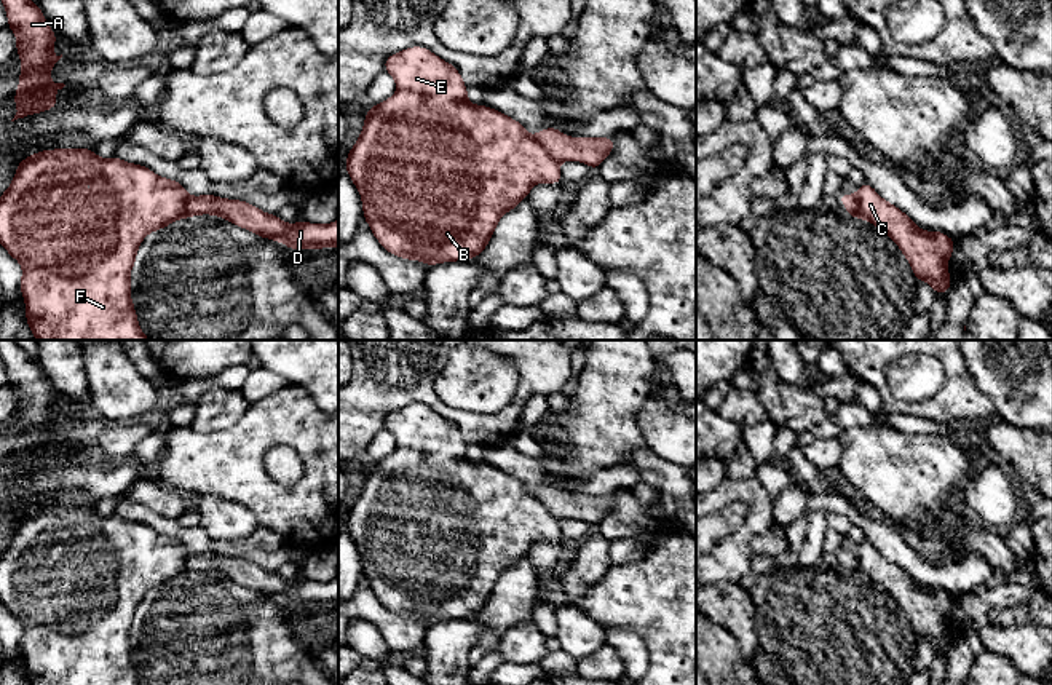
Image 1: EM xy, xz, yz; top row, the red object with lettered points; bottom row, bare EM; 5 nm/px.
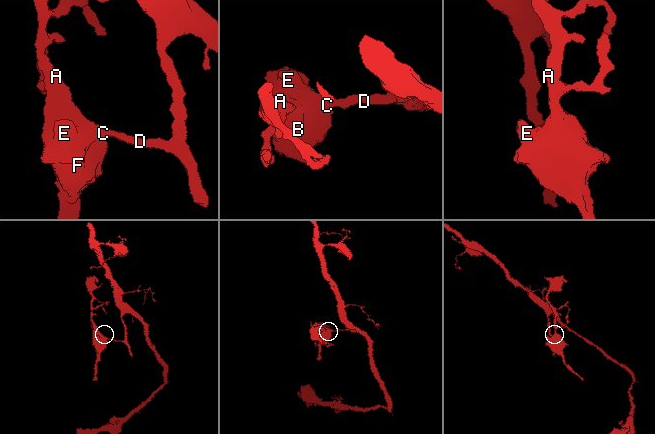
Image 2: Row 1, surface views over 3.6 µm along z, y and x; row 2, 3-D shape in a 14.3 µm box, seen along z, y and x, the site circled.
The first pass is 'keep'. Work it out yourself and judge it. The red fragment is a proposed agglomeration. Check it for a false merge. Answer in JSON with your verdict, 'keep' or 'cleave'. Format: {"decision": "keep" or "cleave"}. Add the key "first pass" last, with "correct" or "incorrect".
{"decision": "cleave", "first pass": "incorrect"}

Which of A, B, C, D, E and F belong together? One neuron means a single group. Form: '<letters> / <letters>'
A B C E F / D

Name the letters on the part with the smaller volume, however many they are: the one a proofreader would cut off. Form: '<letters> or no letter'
A, B, C, E, F

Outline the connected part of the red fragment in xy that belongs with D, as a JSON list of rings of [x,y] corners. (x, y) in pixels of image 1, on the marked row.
[[[211,193],[190,196],[187,212],[190,217],[219,216],[236,227],[255,233],[259,238],[283,243],[292,251],[338,249],[338,219],[324,225],[313,222],[286,224],[278,214],[267,214],[247,201],[228,200]]]

